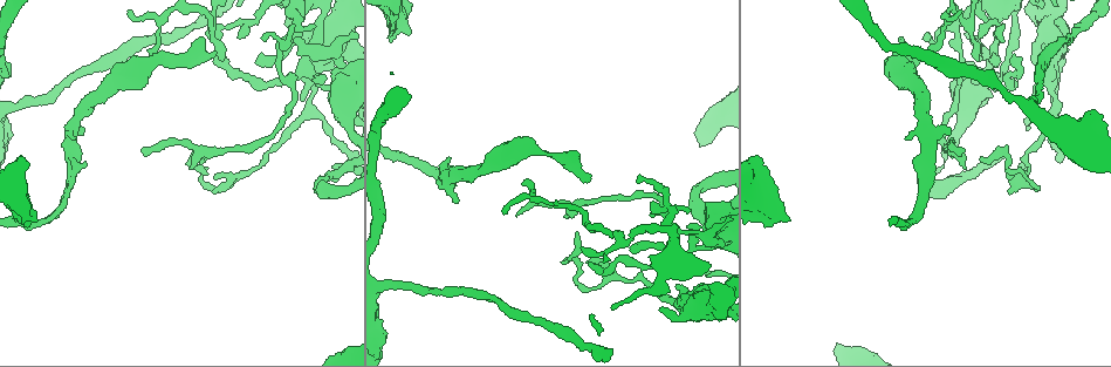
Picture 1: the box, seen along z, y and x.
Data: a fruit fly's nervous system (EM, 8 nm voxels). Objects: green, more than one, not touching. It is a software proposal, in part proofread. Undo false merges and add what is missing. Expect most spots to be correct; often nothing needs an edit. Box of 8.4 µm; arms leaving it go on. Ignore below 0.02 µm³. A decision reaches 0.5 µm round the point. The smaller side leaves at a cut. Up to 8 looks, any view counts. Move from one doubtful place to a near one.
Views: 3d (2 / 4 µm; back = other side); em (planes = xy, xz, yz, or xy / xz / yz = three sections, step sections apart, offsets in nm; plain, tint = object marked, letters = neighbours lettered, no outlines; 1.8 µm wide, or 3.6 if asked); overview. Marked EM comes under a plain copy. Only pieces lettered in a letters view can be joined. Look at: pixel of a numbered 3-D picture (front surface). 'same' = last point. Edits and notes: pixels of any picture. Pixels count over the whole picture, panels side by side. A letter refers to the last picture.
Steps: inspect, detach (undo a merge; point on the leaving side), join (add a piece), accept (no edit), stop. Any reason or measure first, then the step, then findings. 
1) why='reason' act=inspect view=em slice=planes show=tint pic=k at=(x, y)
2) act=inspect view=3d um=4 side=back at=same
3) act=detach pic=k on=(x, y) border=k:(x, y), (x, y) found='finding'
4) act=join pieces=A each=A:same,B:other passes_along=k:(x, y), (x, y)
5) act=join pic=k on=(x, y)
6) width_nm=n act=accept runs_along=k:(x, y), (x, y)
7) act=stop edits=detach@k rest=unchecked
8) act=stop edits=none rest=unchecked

why='free end' act=inspect view=3d um=2 pic=1 at=(83, 135)

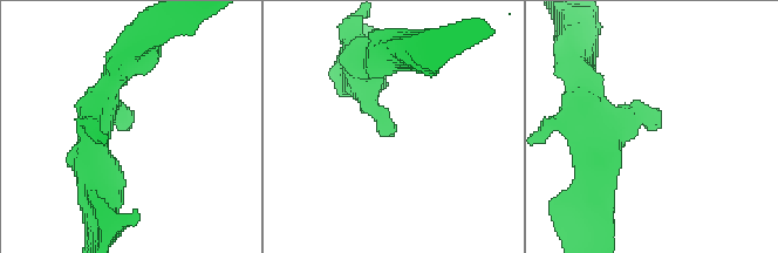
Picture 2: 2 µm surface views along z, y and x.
why='need the tissue' act=inspect view=em slice=xy step=4 show=letters pic=2 at=(130, 127)

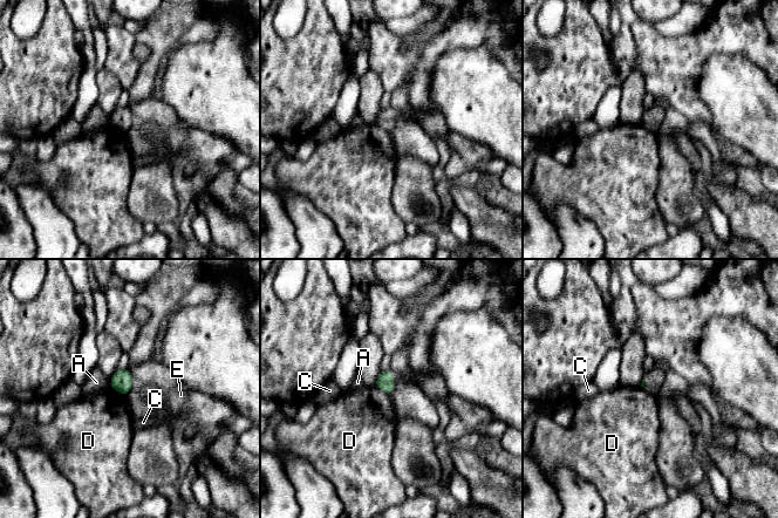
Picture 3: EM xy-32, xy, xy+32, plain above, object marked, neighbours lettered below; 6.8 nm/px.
why='another direction' act=inspect view=em slice=planes show=letters at=same

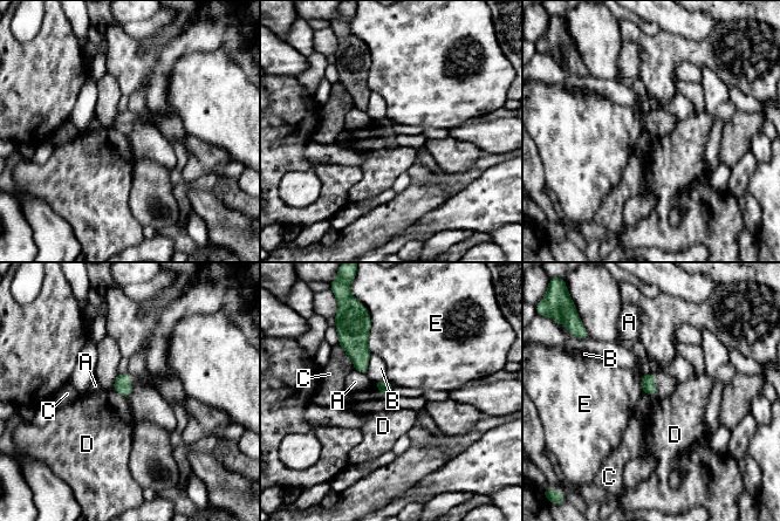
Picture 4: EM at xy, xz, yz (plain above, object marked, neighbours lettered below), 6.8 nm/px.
act=accept each=A:other,B:other,C:other,D:other,E:other border=4:(111, 389), (127, 397) found='no lettered piece goes on from it'

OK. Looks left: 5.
why='long arm stops here' act=inspect view=3d um=4 pic=1 at=(203, 160)

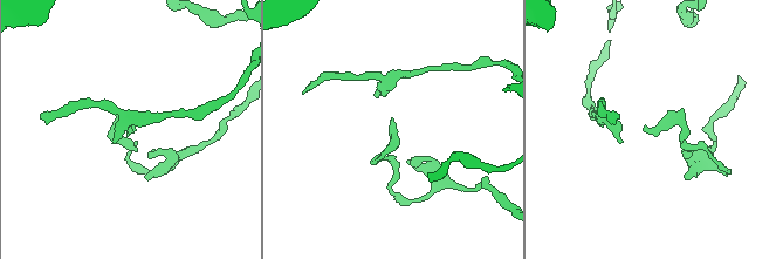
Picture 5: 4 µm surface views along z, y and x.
act=inspect view=em slice=yz step=16 show=letters pic=5 at=(643, 129)

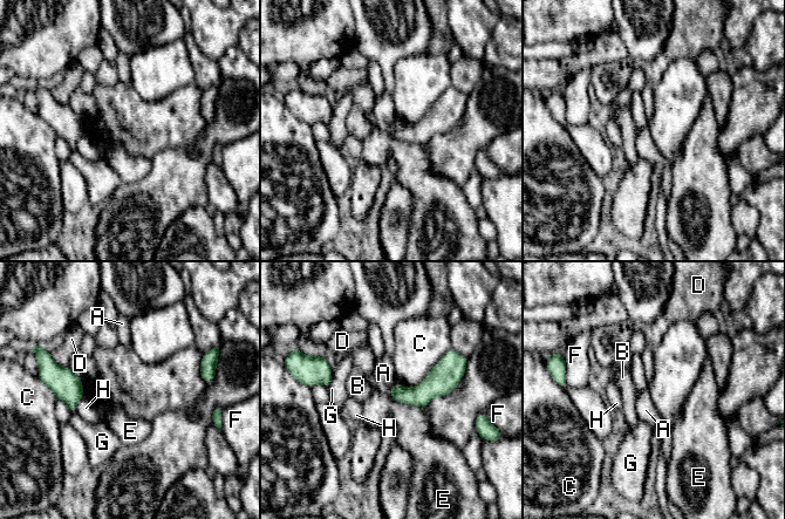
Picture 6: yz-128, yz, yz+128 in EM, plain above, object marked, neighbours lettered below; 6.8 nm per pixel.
longest_contact=C:460nm act=accept each=A:other,B:other,C:other,D:other,E:other,F:other,G:other,H:other border=6:(395, 383), (388, 394) found='none of them fits'

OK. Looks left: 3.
why='thick end' act=inspect view=em slice=yz step=4 show=tint pic=1 at=(18, 217)

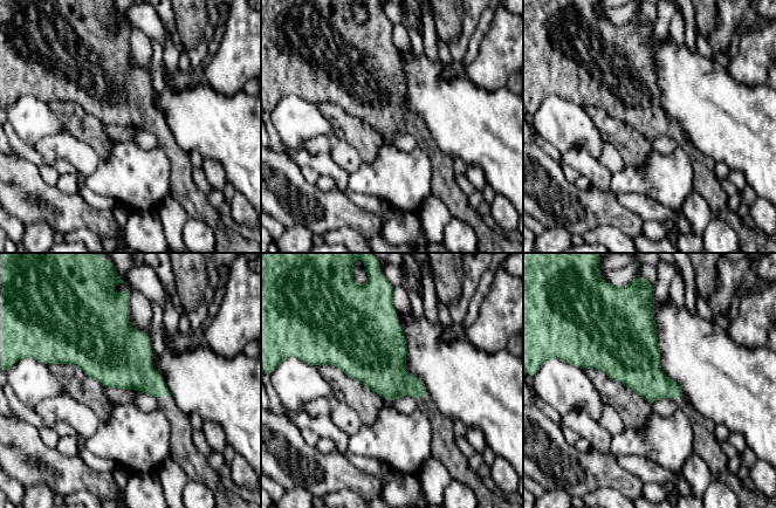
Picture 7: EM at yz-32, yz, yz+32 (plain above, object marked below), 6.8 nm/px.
why='cut it another way' act=inspect view=em slice=planes show=letters at=same

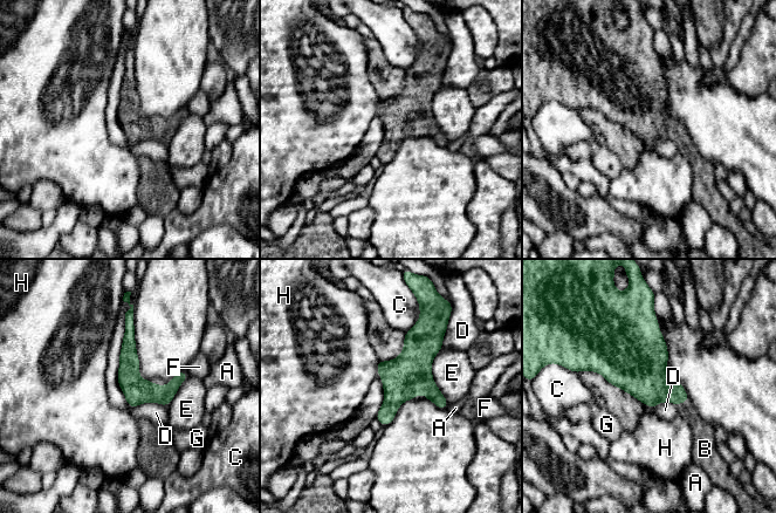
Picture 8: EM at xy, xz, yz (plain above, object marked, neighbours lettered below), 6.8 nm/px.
act=join pieces=B each=A:other,B:same,C:other,D:other,E:other,F:other,G:other,H:other found='the neuron continues'

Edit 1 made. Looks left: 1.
act=stop edits=join@8 rest=unchecked

